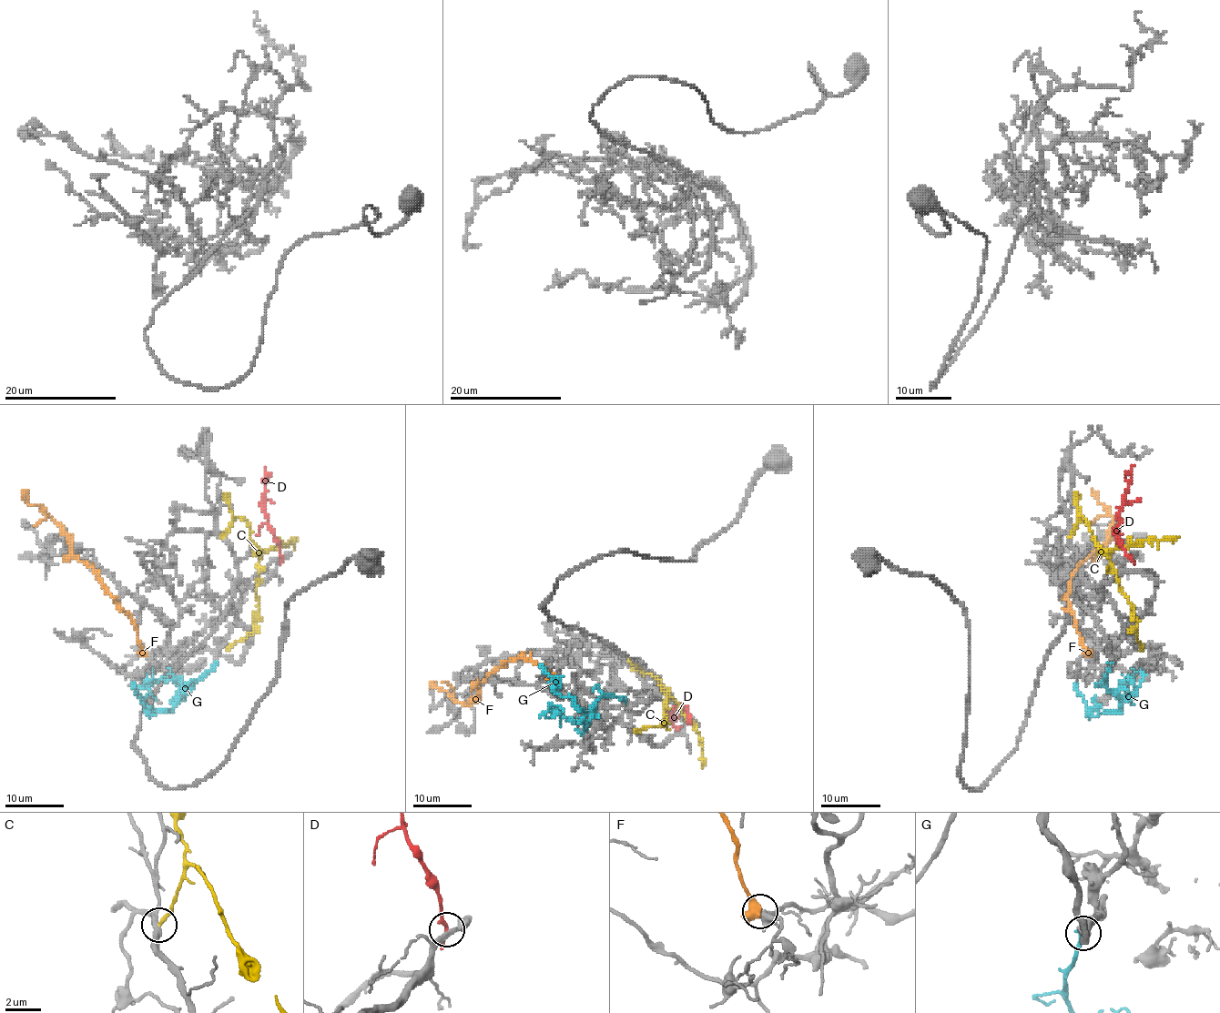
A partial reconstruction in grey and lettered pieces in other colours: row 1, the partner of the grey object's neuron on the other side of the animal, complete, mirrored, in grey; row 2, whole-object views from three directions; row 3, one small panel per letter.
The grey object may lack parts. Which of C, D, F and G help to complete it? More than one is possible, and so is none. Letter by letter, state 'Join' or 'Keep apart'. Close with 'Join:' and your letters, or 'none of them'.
C: Keep apart
D: Keep apart
F: Keep apart
G: Join
Join: G

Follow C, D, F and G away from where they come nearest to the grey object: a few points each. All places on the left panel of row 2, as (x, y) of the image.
C: (221, 537), (234, 516), (241, 518), (250, 530), (250, 542), (260, 554), (253, 630), (225, 651)
D: (281, 558), (277, 538), (262, 507), (262, 495), (265, 492), (264, 466)
F: (146, 652), (135, 622), (98, 575), (73, 553), (63, 530), (39, 506), (27, 501), (25, 492), (29, 490)
G: (217, 661), (178, 699), (178, 682), (160, 677), (147, 680), (141, 686), (155, 699)

